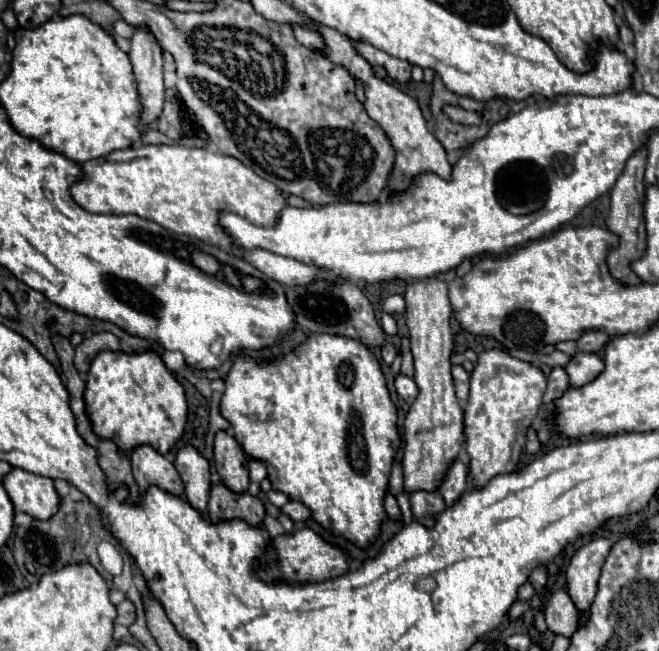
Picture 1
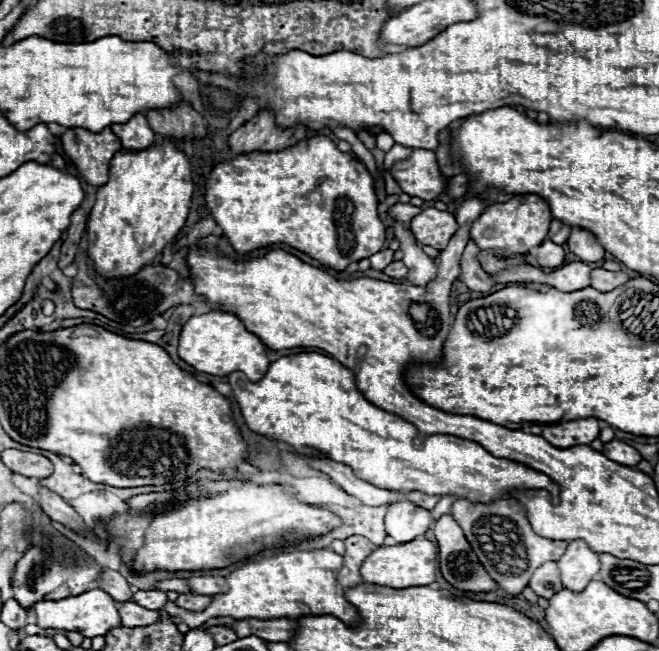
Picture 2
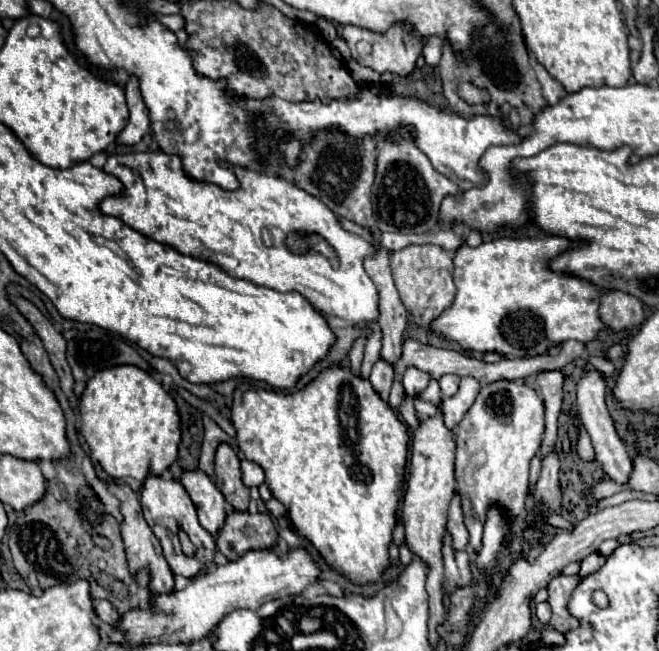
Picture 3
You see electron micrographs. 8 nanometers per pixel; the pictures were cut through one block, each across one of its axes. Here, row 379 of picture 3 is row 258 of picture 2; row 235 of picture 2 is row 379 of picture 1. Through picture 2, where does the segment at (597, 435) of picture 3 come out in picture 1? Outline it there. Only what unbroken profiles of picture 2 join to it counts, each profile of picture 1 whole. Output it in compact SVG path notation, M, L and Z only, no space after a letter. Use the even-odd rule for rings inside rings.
M576 352L570 356L570 362L566 364L566 372L570 376L572 386L582 386L594 380L604 368L604 362L594 352Z

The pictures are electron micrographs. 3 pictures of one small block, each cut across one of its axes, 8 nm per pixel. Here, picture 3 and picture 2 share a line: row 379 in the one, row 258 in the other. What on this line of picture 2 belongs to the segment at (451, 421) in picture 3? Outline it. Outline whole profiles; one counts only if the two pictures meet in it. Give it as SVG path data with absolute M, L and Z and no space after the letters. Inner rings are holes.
M470 240L466 244L466 250L462 254L462 274L460 280L474 292L488 292L496 282L492 280L490 274L486 274L478 262L476 262L476 254L478 254L478 246Z

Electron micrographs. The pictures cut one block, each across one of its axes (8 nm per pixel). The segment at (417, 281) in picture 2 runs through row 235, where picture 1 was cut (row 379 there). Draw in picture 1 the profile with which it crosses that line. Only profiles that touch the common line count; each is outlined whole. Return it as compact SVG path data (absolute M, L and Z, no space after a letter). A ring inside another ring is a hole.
M398 374L398 376L396 376L394 386L396 386L398 398L400 398L400 400L404 400L406 404L412 404L412 402L414 402L414 398L418 396L418 388L416 388L414 380L412 380L412 378L408 378L408 376Z

